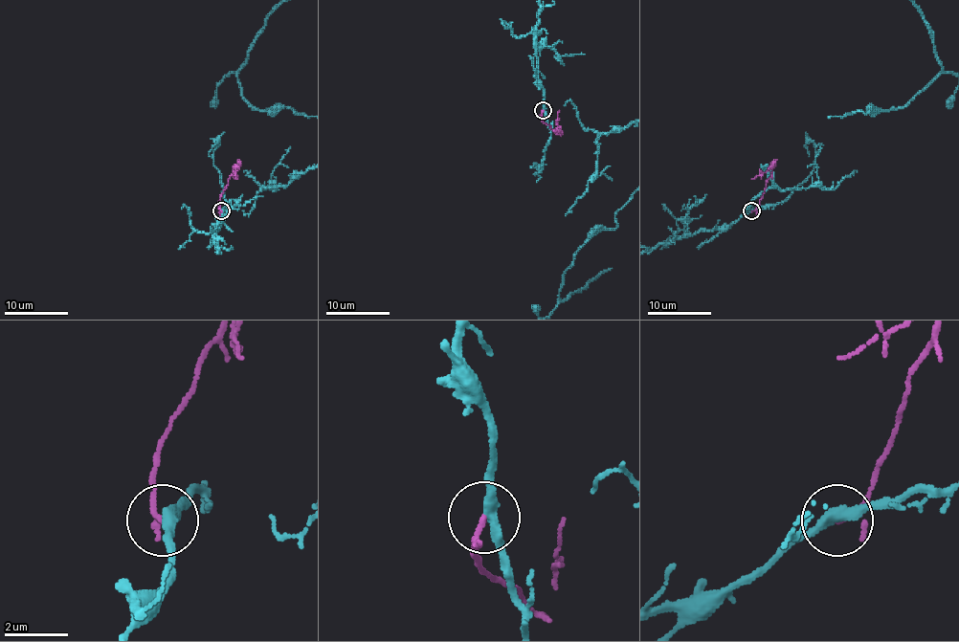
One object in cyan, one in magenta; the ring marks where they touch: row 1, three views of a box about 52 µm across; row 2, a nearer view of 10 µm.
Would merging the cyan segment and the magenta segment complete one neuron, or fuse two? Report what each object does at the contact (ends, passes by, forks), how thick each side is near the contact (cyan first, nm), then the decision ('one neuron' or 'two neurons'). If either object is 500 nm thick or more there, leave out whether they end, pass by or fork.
cyan passes by; magenta passes by; calibres 320 and 120 nm; one neuron

